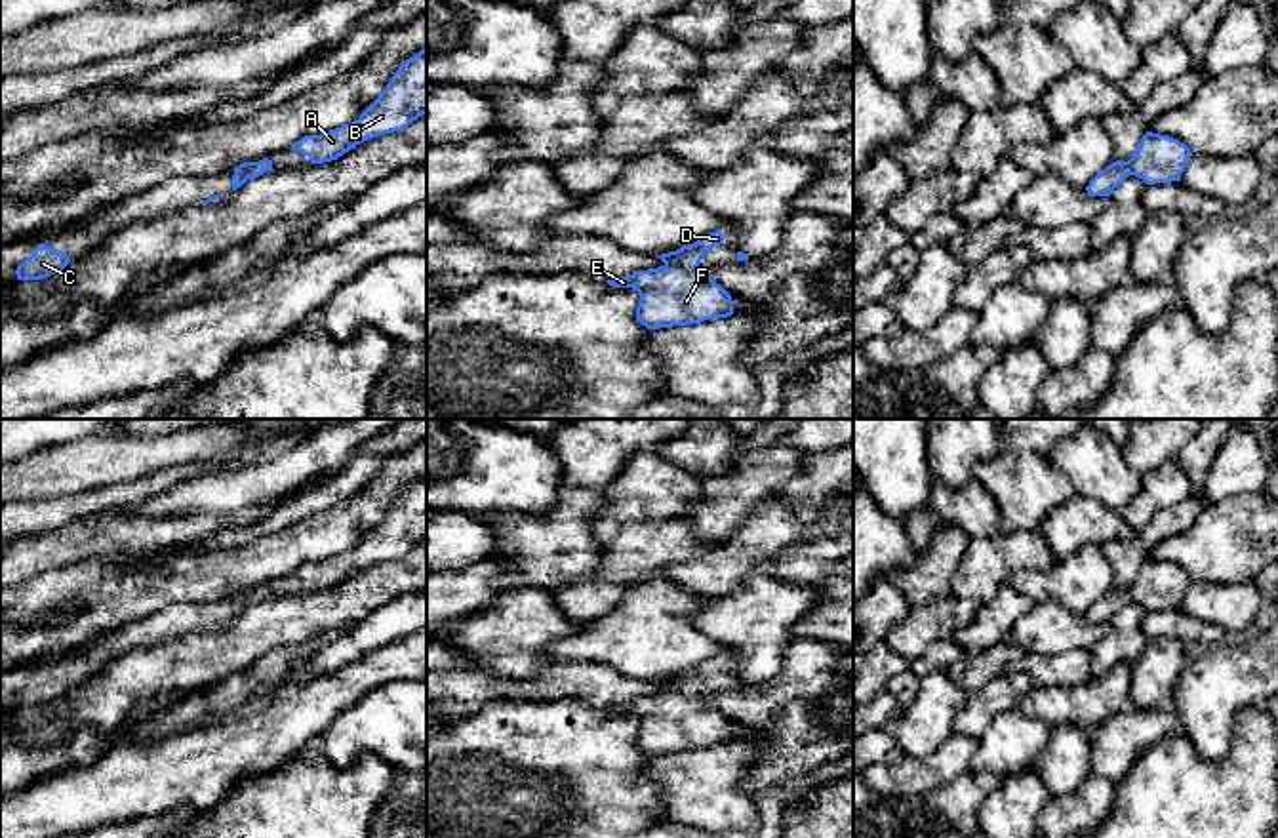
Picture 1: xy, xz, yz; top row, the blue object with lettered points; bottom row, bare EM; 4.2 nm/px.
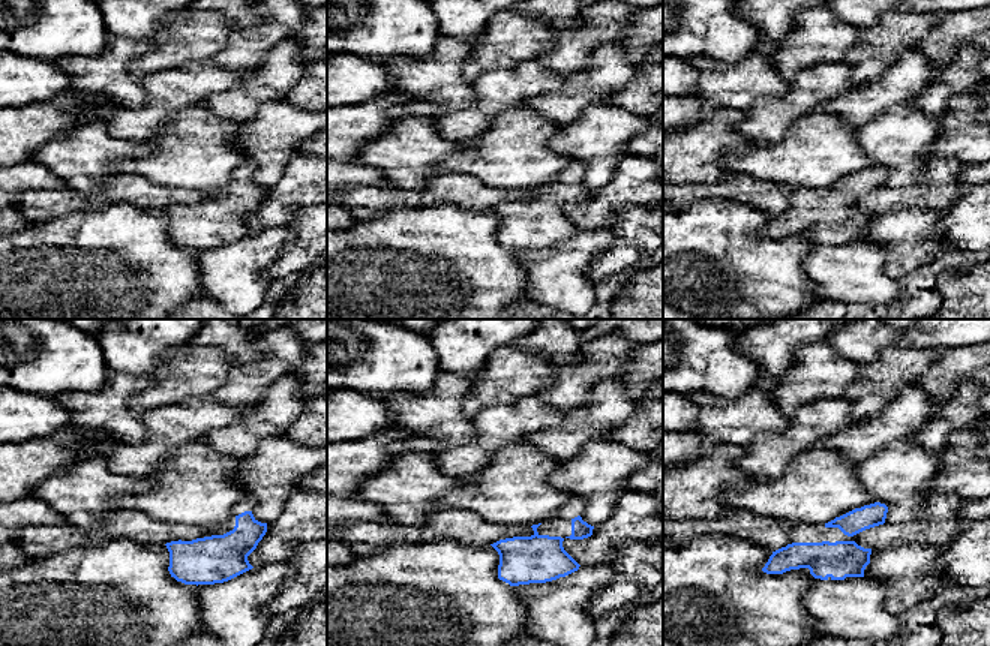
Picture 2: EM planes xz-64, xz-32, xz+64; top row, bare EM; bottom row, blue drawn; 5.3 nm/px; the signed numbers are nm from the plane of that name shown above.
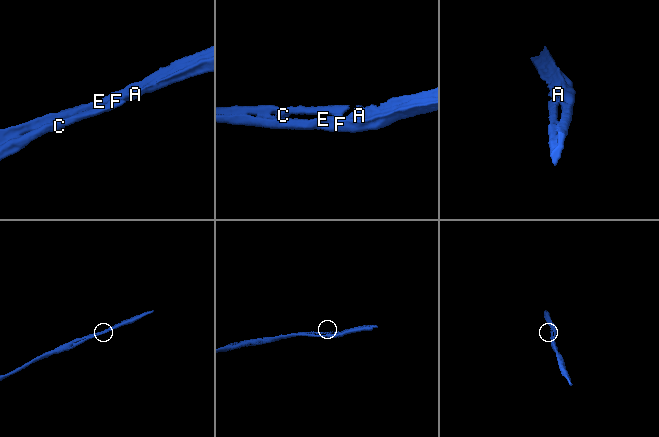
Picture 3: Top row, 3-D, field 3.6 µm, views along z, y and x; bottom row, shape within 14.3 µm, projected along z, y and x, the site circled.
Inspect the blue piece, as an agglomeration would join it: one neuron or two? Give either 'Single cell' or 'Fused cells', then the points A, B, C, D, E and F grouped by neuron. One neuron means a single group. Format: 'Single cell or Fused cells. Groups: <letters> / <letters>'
Single cell. Groups: A B C D E F

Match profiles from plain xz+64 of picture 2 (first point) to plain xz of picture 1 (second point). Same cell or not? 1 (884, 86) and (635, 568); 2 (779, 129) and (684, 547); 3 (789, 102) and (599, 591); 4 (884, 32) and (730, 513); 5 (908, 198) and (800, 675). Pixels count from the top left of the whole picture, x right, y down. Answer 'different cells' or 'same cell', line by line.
1: different cells
2: same cell
3: same cell
4: same cell
5: same cell

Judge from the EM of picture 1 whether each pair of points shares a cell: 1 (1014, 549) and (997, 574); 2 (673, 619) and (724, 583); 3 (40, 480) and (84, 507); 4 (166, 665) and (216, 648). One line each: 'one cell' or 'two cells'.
1: one cell
2: two cells
3: two cells
4: one cell

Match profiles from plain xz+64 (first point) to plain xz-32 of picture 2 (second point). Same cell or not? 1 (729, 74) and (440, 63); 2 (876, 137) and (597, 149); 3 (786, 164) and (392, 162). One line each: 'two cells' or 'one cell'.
1: one cell
2: one cell
3: two cells

